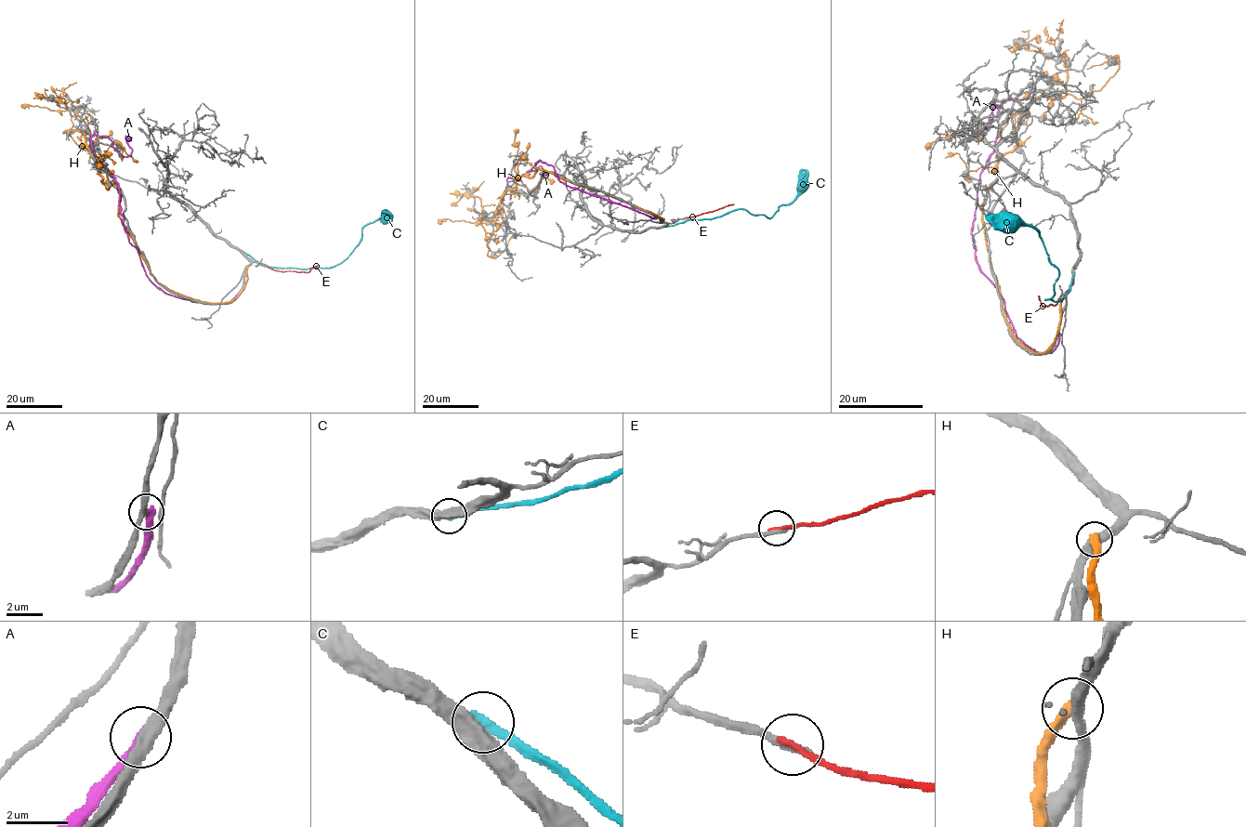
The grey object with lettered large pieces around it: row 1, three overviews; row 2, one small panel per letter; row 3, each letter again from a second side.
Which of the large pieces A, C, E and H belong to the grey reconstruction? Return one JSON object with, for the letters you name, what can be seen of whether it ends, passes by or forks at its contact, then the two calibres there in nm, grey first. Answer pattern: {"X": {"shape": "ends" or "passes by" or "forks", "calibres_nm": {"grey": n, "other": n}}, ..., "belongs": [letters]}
{"belongs": []}

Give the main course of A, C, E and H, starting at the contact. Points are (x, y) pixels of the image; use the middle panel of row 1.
A: (656, 217), (571, 188), (540, 160), (524, 175), (506, 179), (516, 181), (540, 166), (548, 175)
C: (659, 228), (689, 219), (712, 219), (739, 209), (770, 217), (781, 204), (793, 200), (804, 169)
E: (686, 217), (734, 204)
H: (663, 221), (534, 167), (479, 218), (491, 257), (511, 236)

